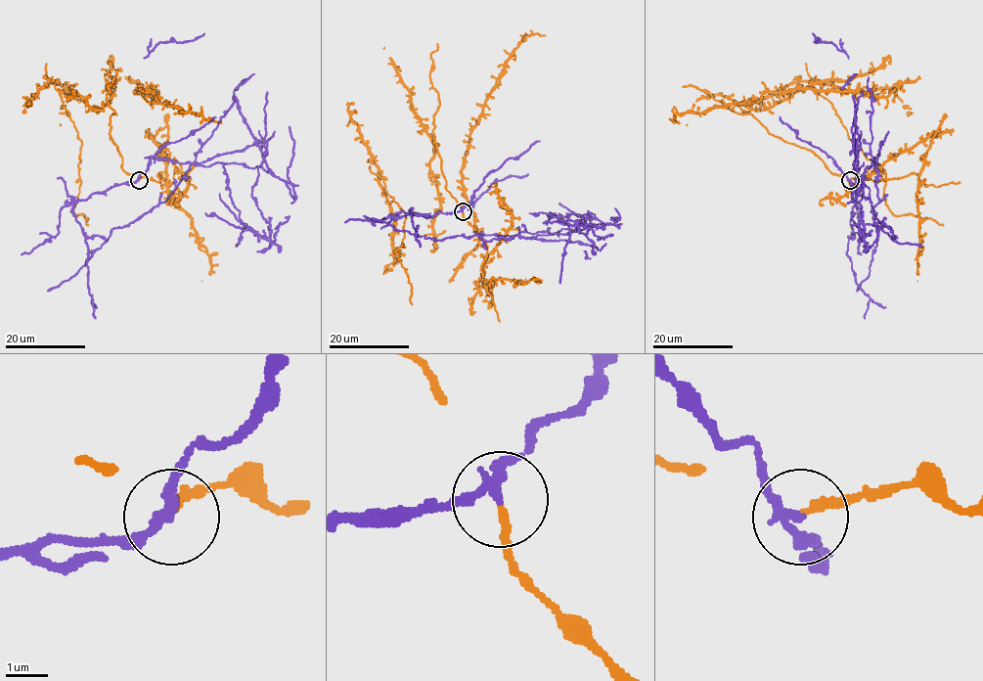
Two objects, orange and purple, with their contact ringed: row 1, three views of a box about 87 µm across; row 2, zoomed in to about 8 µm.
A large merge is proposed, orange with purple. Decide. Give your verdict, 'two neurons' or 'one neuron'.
two neurons

